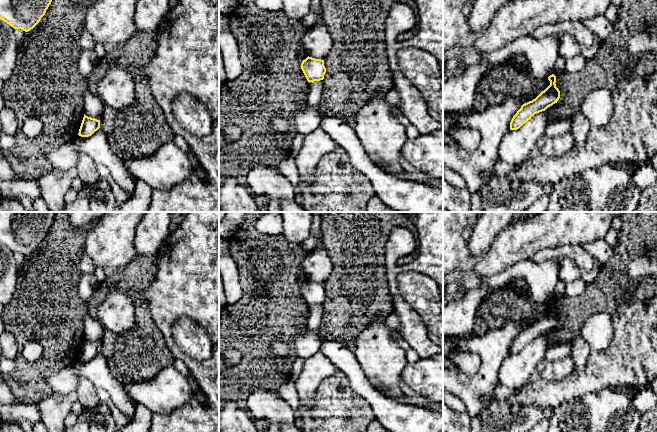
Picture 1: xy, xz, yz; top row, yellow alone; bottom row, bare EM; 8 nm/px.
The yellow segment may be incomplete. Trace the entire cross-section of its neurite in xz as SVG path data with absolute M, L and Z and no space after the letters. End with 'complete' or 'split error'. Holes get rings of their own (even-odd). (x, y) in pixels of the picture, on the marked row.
M309 56L302 61L301 69L309 83L323 80L326 73L324 60L315 59Z; complete

